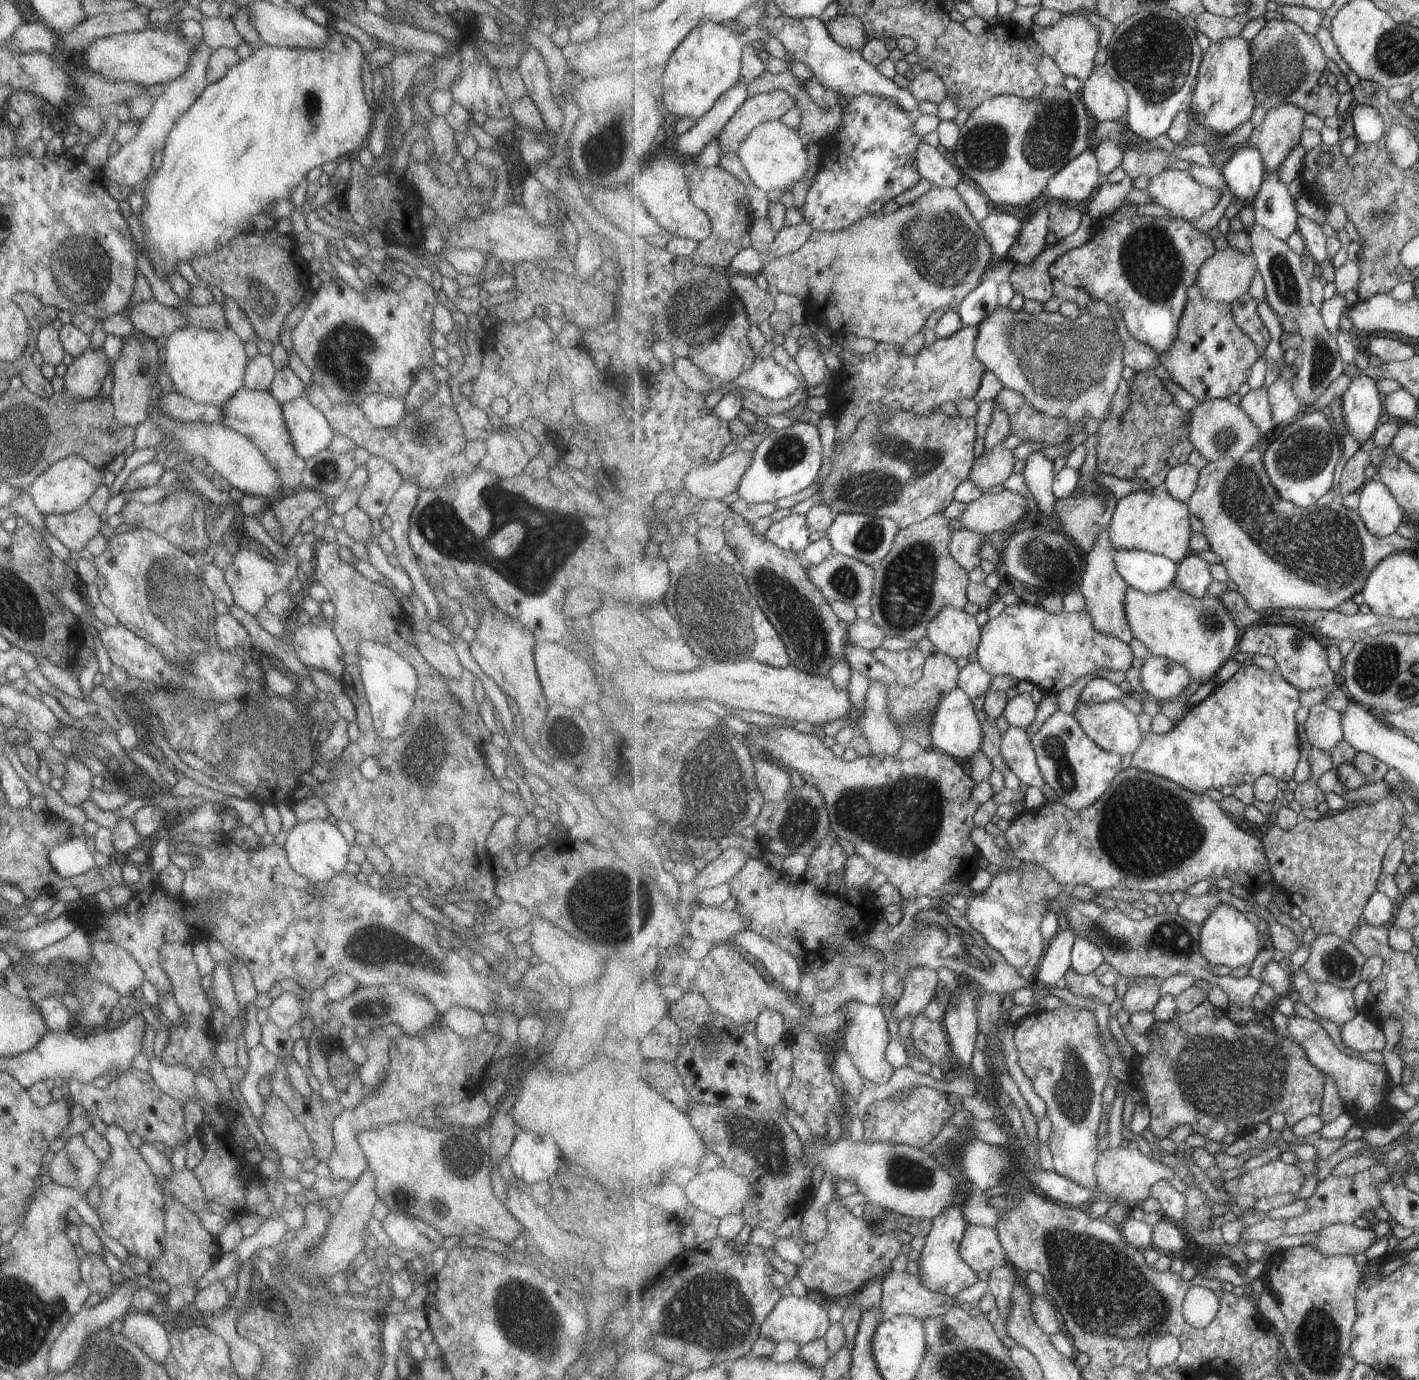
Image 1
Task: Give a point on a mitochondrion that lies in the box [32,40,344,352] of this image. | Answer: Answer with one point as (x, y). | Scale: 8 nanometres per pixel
(82, 263)

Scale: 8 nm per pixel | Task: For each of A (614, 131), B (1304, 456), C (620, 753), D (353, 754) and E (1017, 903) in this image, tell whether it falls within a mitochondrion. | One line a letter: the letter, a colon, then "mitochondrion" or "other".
A: mitochondrion
B: mitochondrion
C: other
D: other
E: mitochondrion

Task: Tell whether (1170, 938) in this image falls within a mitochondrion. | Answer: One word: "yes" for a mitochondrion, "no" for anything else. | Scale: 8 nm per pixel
yes

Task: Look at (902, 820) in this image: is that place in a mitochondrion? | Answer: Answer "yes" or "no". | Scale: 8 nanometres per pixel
yes

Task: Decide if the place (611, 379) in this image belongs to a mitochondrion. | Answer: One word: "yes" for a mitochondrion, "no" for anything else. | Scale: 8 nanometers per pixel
no

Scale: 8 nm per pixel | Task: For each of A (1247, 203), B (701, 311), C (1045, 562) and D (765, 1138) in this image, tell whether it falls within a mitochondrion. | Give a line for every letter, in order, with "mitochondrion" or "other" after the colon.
A: other
B: mitochondrion
C: mitochondrion
D: mitochondrion

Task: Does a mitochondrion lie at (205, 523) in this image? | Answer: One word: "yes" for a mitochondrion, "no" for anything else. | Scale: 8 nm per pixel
no

